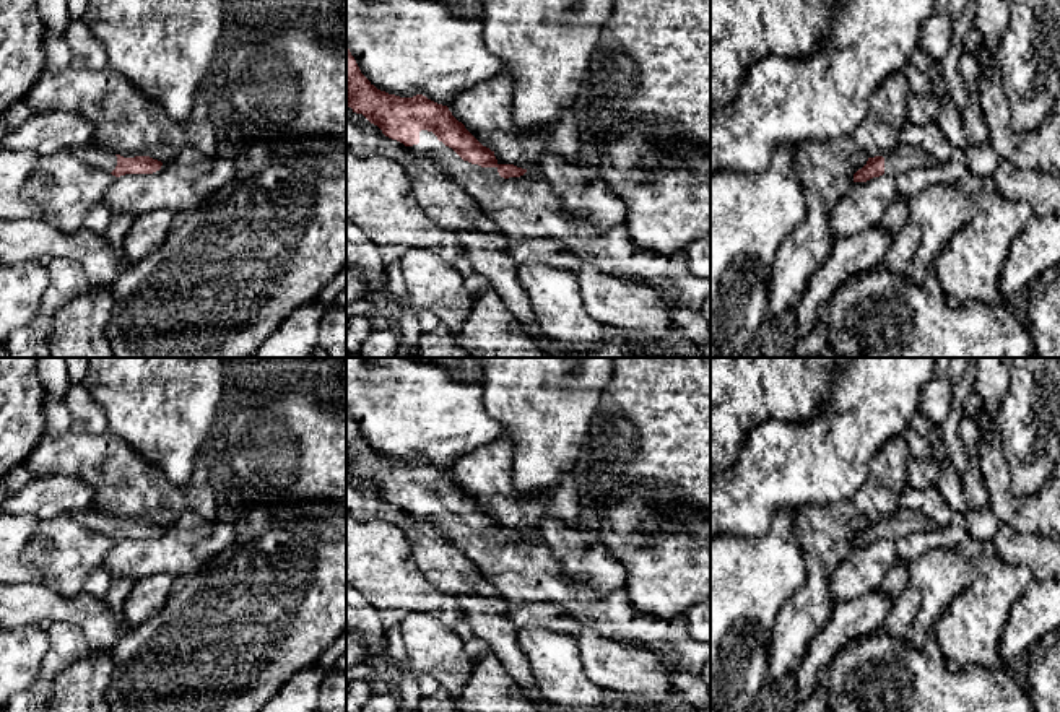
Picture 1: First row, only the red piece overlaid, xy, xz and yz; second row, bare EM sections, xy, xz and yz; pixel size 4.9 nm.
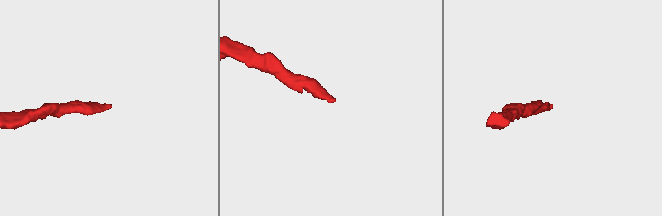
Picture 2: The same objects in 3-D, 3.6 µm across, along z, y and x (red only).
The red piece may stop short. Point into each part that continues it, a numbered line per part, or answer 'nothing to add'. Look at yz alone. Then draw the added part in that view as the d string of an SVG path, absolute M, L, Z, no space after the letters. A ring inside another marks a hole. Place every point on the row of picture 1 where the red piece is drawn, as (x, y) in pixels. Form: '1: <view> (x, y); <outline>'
1: yz (903, 160); M899 145L894 151L883 156L886 174L906 174L925 167L936 167L941 163L922 148Z

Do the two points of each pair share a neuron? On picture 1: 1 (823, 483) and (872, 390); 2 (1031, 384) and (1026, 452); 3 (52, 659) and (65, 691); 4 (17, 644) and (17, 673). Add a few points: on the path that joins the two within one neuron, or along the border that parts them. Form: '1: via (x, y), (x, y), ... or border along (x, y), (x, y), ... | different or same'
1: via (825, 460), (862, 413) | same
2: via (1031, 400), (1031, 436) | same
3: border along (88, 652), (56, 680), (49, 694) | different
4: via (17, 651), (17, 667) | same

